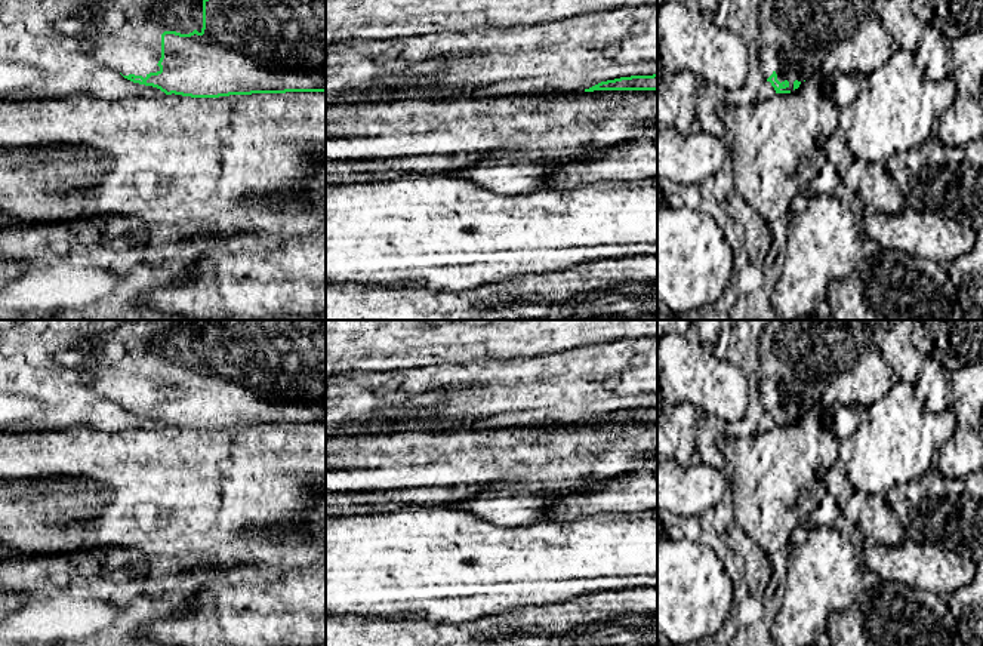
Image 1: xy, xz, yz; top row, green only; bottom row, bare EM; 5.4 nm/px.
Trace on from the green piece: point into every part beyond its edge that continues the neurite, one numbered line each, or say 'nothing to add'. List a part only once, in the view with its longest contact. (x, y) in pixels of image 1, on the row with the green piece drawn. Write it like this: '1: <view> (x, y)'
1: xy (126, 36)

